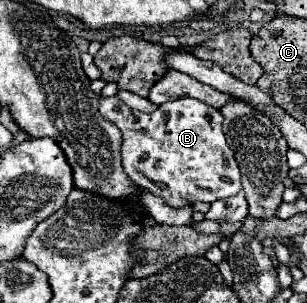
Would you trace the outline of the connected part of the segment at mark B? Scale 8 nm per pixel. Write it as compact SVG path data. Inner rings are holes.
M117 96L101 98L101 114L123 134L123 168L129 178L163 198L173 208L193 202L215 202L241 190L241 172L221 130L223 116L217 108L195 98L177 98L161 104L153 114L137 112Z

